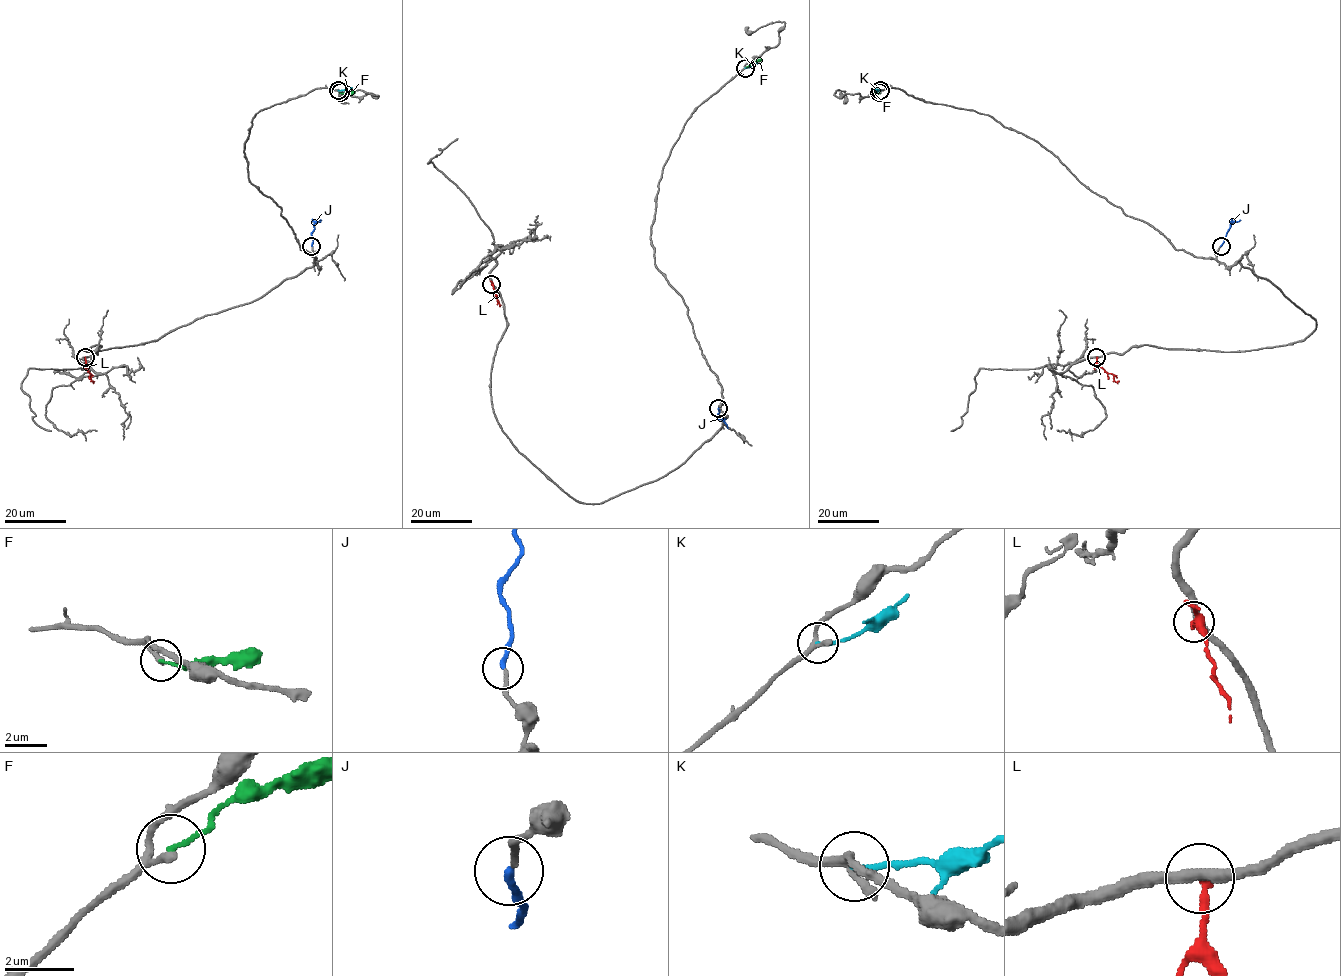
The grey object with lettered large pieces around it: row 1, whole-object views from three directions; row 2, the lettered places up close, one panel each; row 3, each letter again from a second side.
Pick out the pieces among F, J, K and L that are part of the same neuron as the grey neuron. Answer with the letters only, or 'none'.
J

